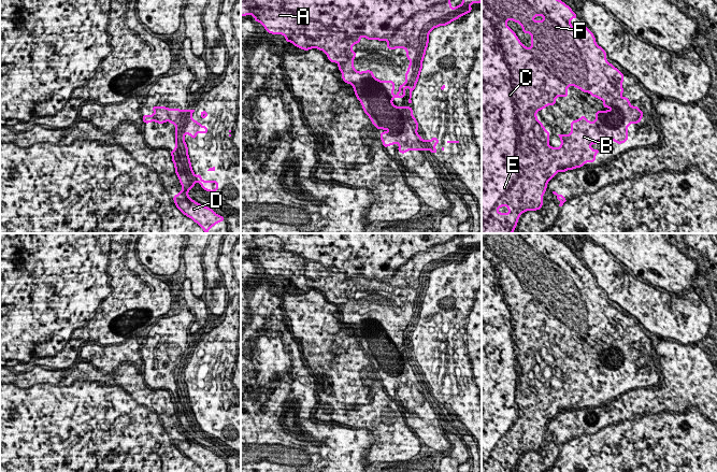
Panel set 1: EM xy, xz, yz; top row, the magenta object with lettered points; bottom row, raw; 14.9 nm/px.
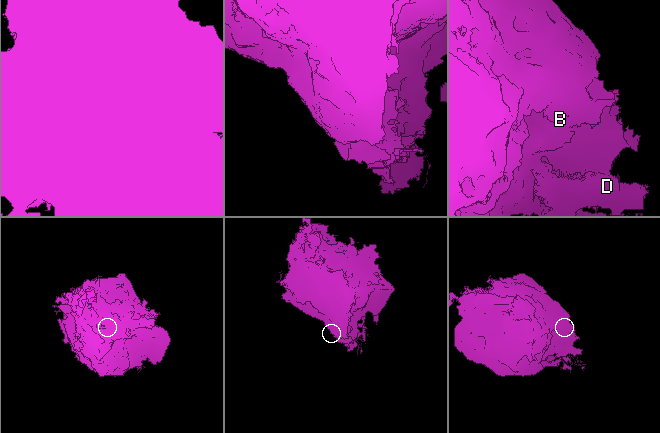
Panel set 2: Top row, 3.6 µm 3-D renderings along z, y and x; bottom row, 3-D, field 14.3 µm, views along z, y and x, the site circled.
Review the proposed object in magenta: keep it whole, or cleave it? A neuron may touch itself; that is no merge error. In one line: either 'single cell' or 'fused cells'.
single cell

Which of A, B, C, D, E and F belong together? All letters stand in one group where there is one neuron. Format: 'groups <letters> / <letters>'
groups A B C D E F

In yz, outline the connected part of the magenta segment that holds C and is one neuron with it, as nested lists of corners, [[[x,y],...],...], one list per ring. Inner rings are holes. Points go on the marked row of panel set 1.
[[[482,0],[482,233],[513,233],[520,215],[527,211],[541,210],[543,206],[543,195],[546,191],[547,183],[555,177],[557,172],[565,172],[576,168],[582,168],[586,162],[594,162],[596,155],[600,154],[600,149],[592,149],[591,144],[598,145],[600,142],[606,143],[614,141],[621,145],[628,141],[628,127],[631,124],[639,124],[643,118],[643,111],[639,106],[632,106],[629,99],[623,92],[623,73],[615,68],[605,58],[606,52],[596,44],[596,38],[591,30],[585,25],[580,30],[575,30],[574,25],[570,23],[572,18],[578,16],[561,0]],[[506,20],[519,23],[522,33],[531,34],[531,48],[522,45],[516,33],[507,26]],[[575,86],[583,92],[589,92],[591,97],[603,100],[603,108],[612,108],[612,111],[596,111],[596,120],[589,121],[584,115],[579,119],[571,121],[570,134],[558,134],[561,146],[551,147],[549,142],[550,132],[547,132],[541,120],[537,119],[536,113],[546,109],[547,105],[555,105],[557,97],[569,97],[568,87]]]

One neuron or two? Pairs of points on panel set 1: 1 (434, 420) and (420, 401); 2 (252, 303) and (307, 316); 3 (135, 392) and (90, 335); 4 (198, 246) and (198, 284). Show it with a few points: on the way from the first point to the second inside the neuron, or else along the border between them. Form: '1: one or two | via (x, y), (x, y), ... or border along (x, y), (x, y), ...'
1: one | via (430, 416), (420, 405)
2: two | border along (282, 295), (281, 306)
3: two | border along (114, 343), (103, 346)
4: one | via (196, 256), (196, 274)

